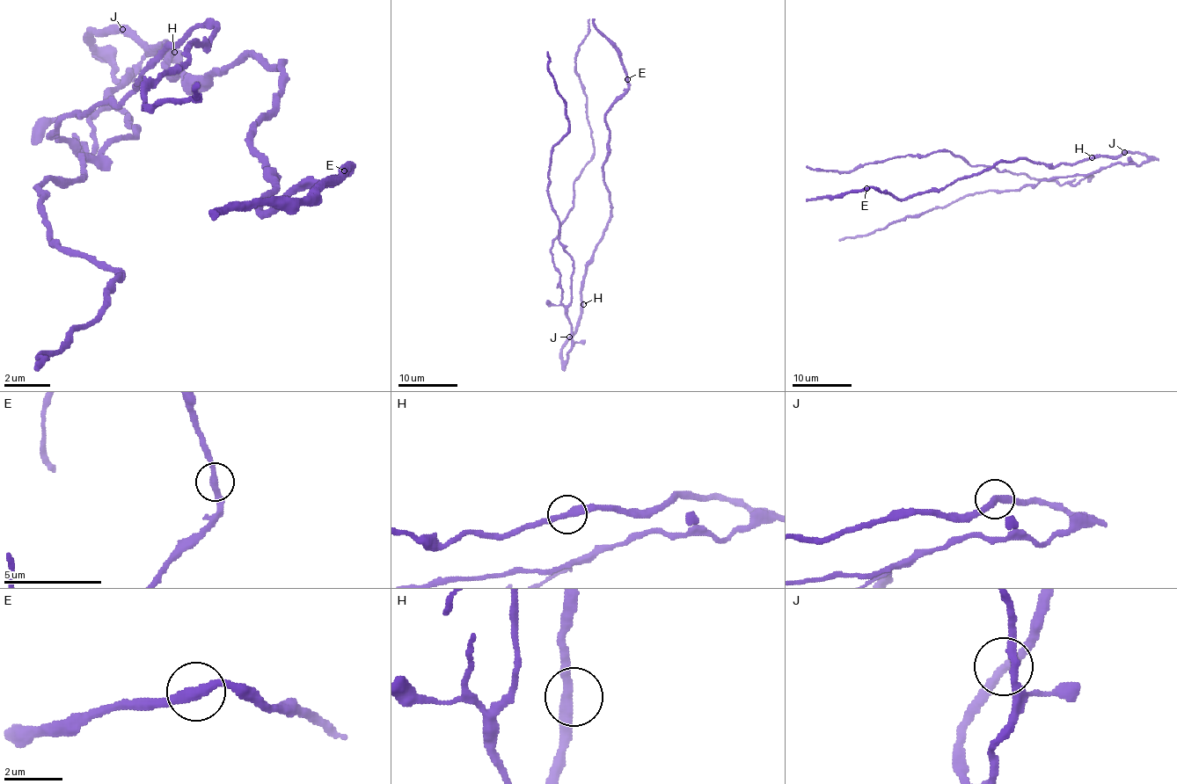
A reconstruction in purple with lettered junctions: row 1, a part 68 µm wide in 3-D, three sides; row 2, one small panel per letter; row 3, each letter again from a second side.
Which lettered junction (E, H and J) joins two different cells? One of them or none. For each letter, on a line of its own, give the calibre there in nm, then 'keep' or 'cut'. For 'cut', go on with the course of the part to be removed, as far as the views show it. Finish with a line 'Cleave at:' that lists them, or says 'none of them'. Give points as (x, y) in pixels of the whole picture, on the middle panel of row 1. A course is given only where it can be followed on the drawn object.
E: 320 nm | keep
H: 320 nm | keep
J: 320 nm | keep
Cleave at: none of them

